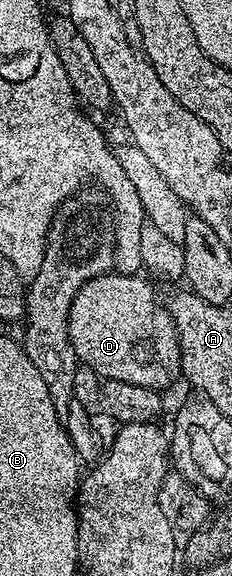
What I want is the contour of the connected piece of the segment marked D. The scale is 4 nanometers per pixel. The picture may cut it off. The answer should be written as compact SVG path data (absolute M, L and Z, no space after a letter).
M110 271L86 281L71 304L69 339L73 343L76 358L99 374L100 378L121 380L158 391L166 391L175 380L180 380L181 351L171 312L167 310L161 297L159 301L154 287L143 275L126 277L124 273Z

